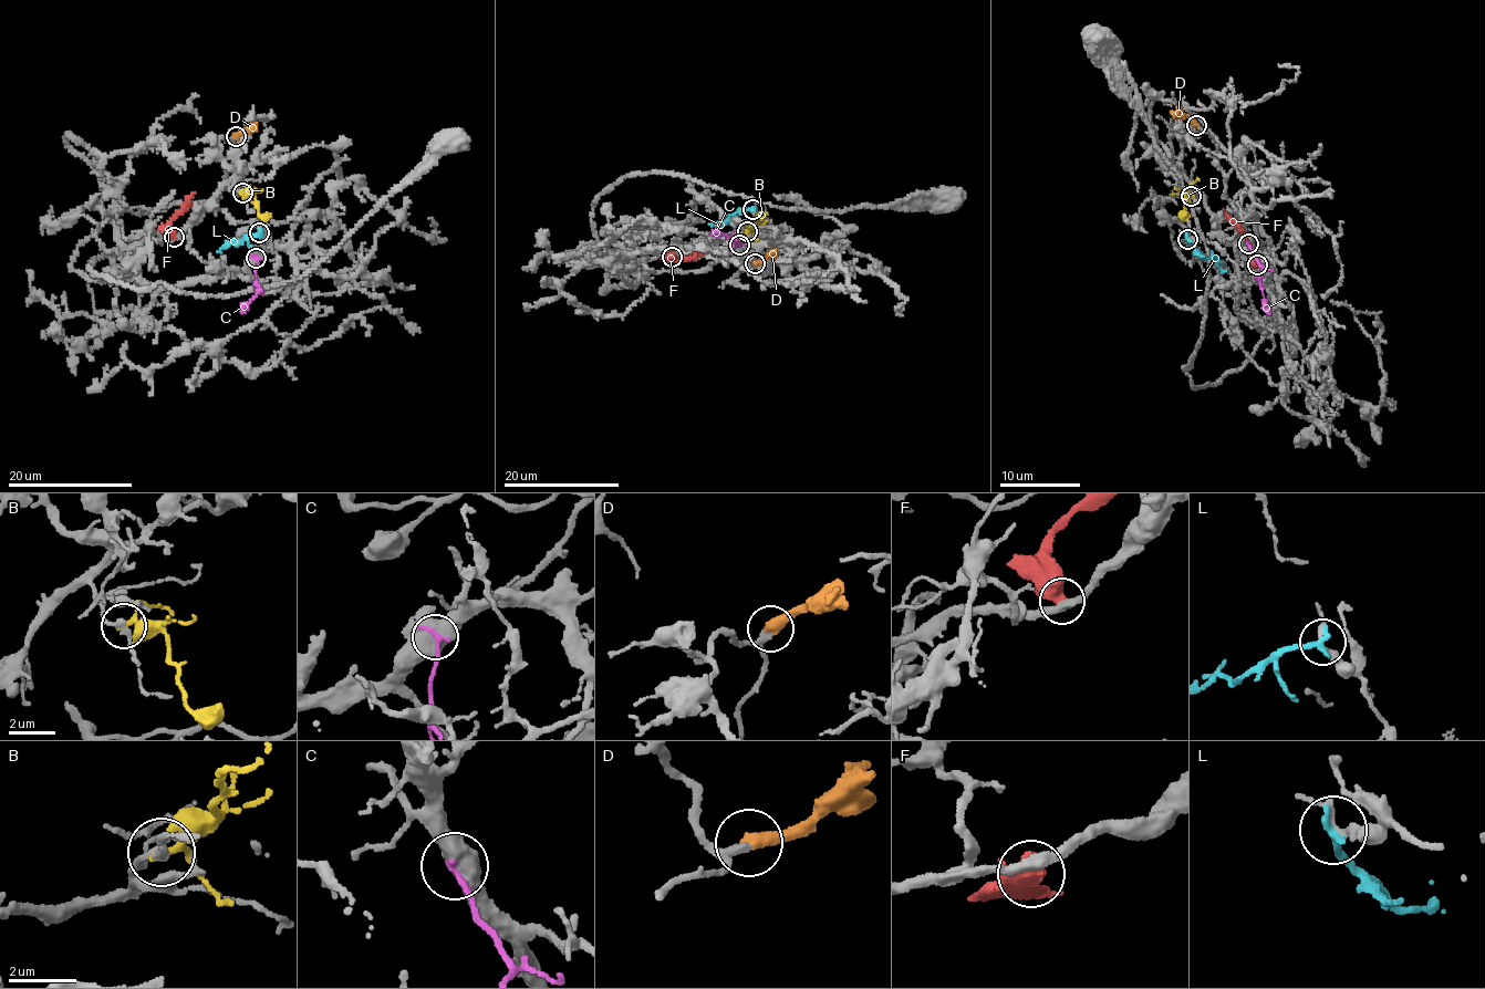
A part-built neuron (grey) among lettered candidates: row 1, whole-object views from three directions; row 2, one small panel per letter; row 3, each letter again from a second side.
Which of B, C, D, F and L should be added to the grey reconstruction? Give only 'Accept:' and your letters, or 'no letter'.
Accept: D

